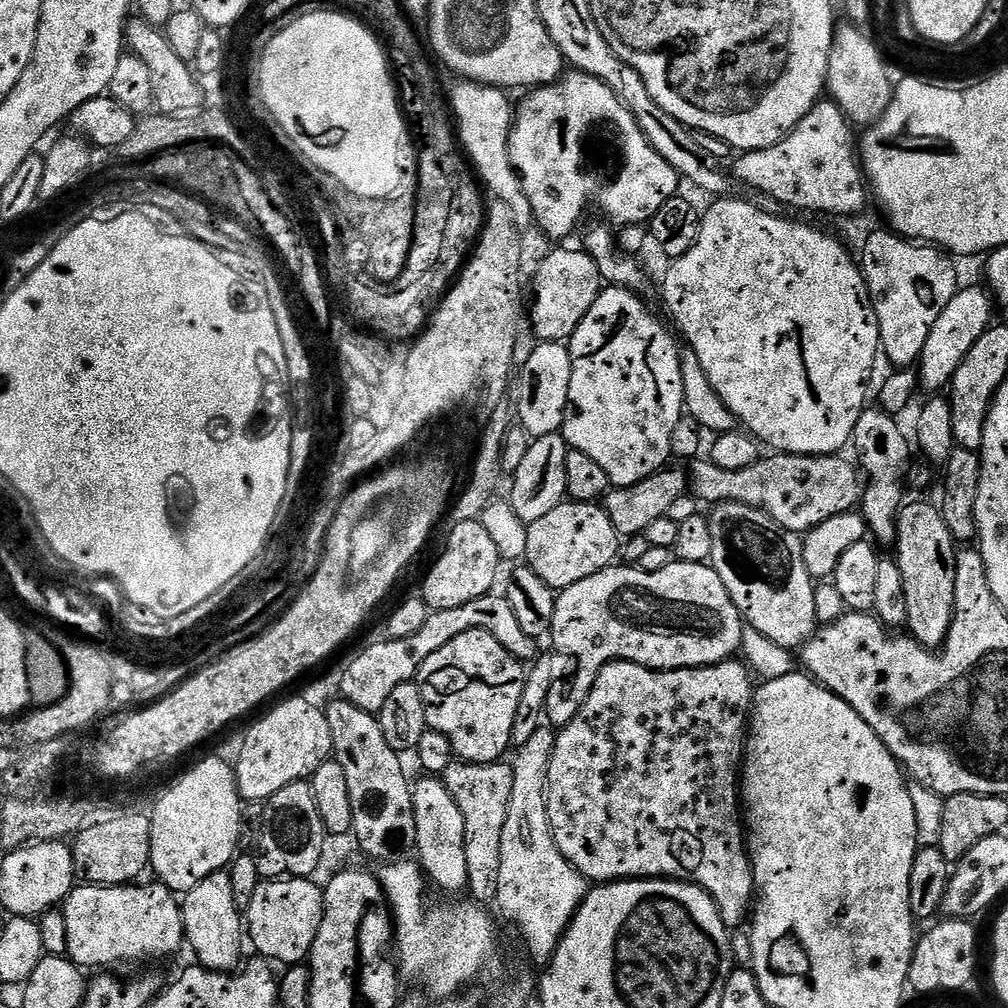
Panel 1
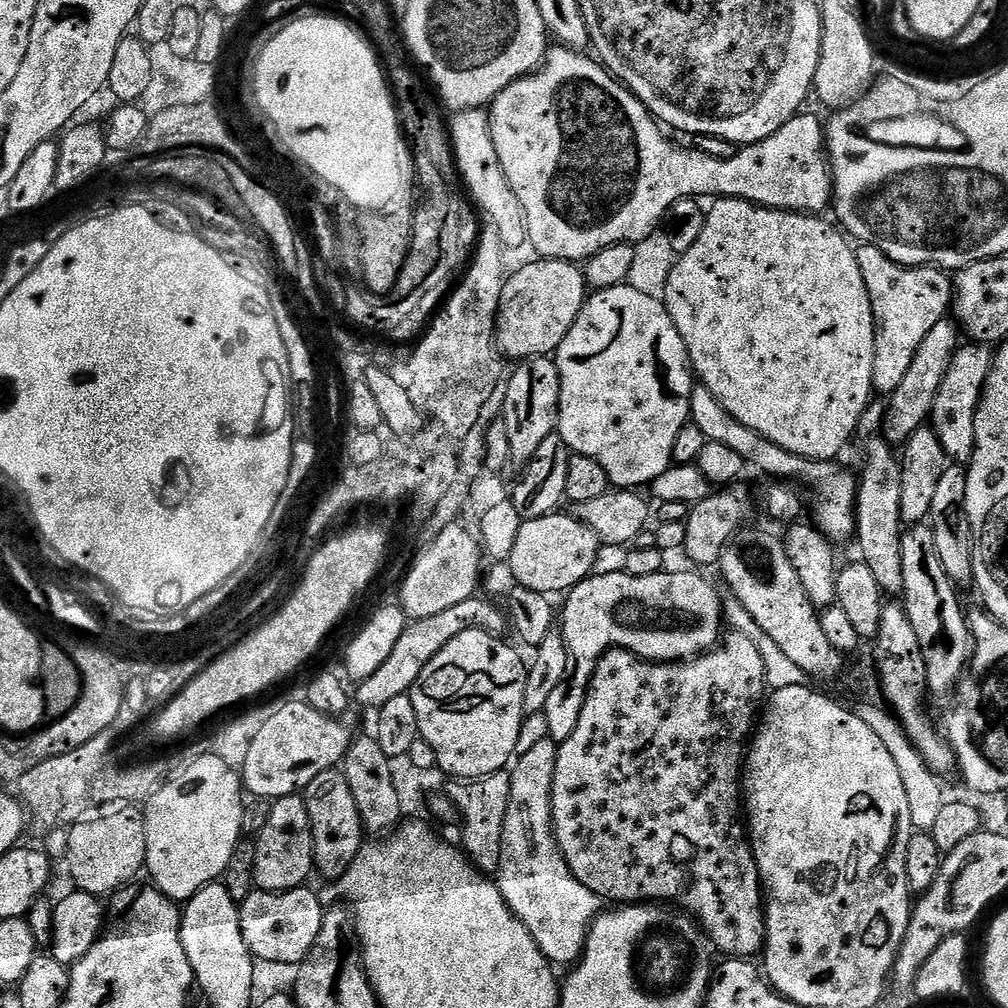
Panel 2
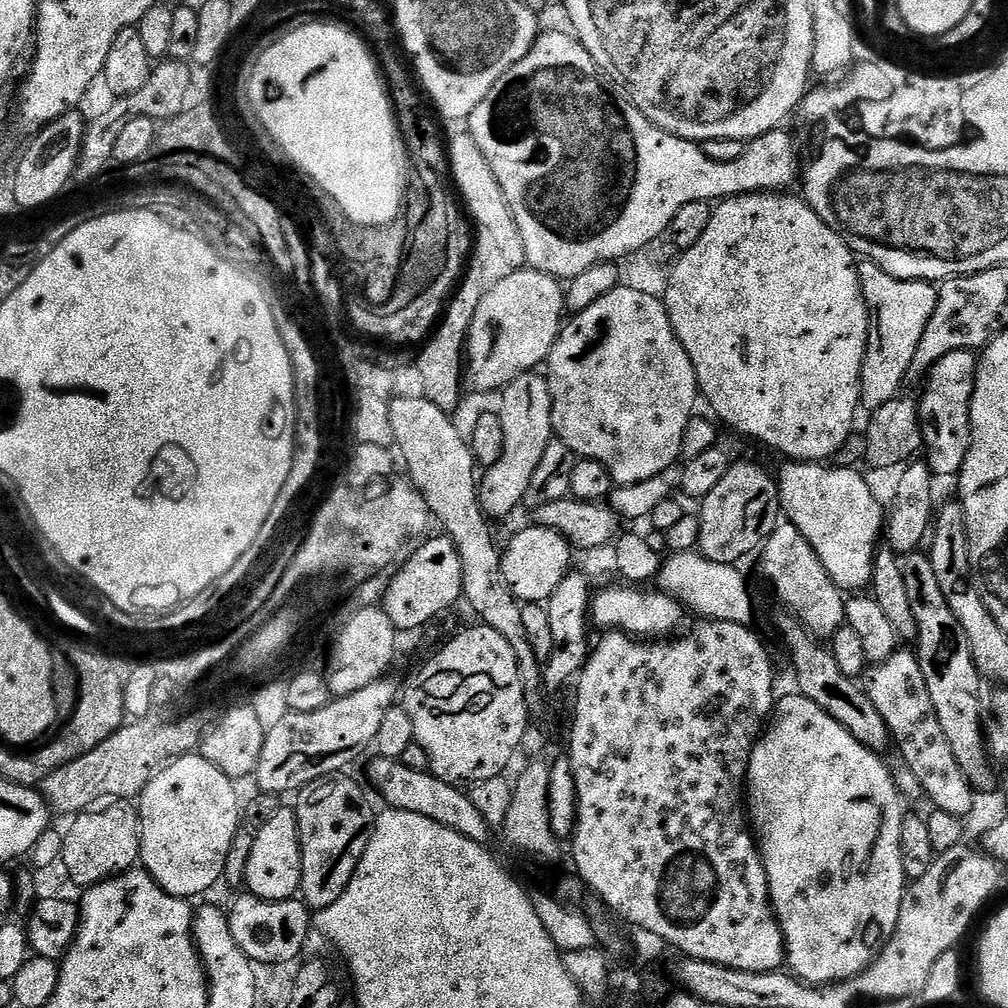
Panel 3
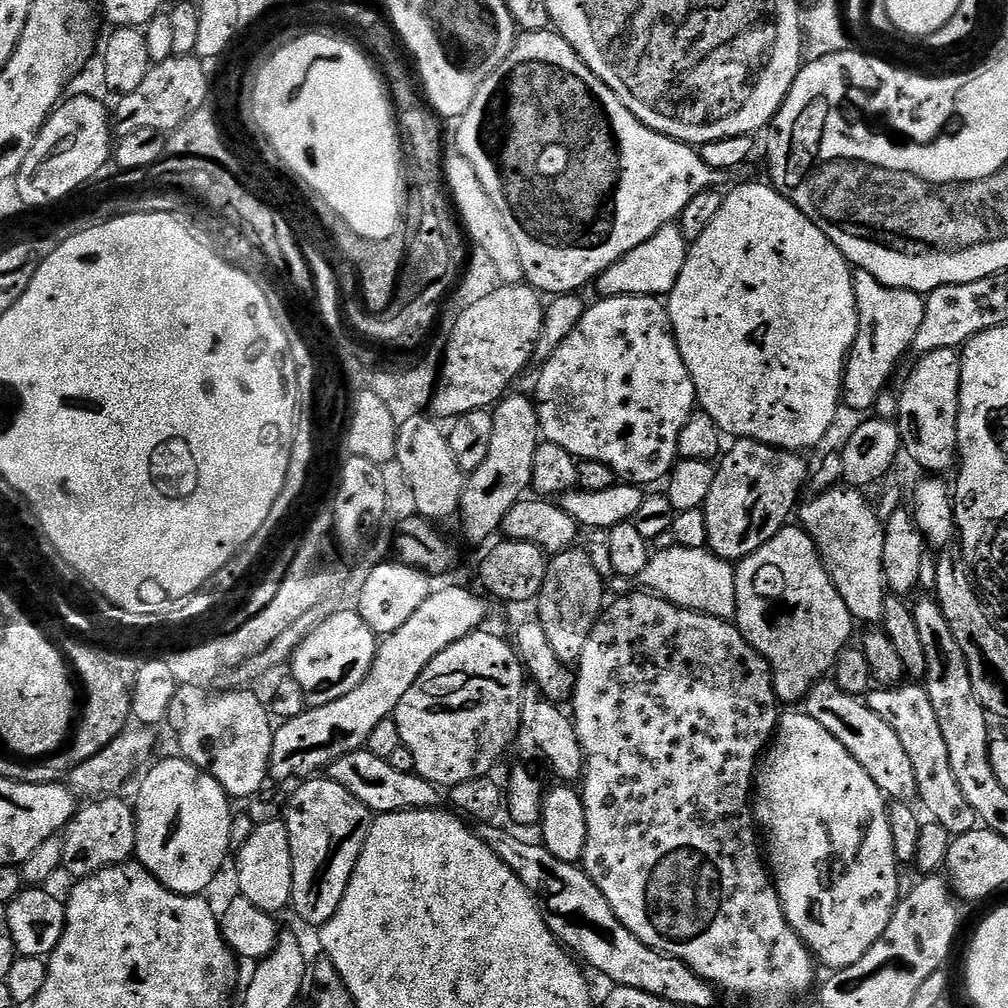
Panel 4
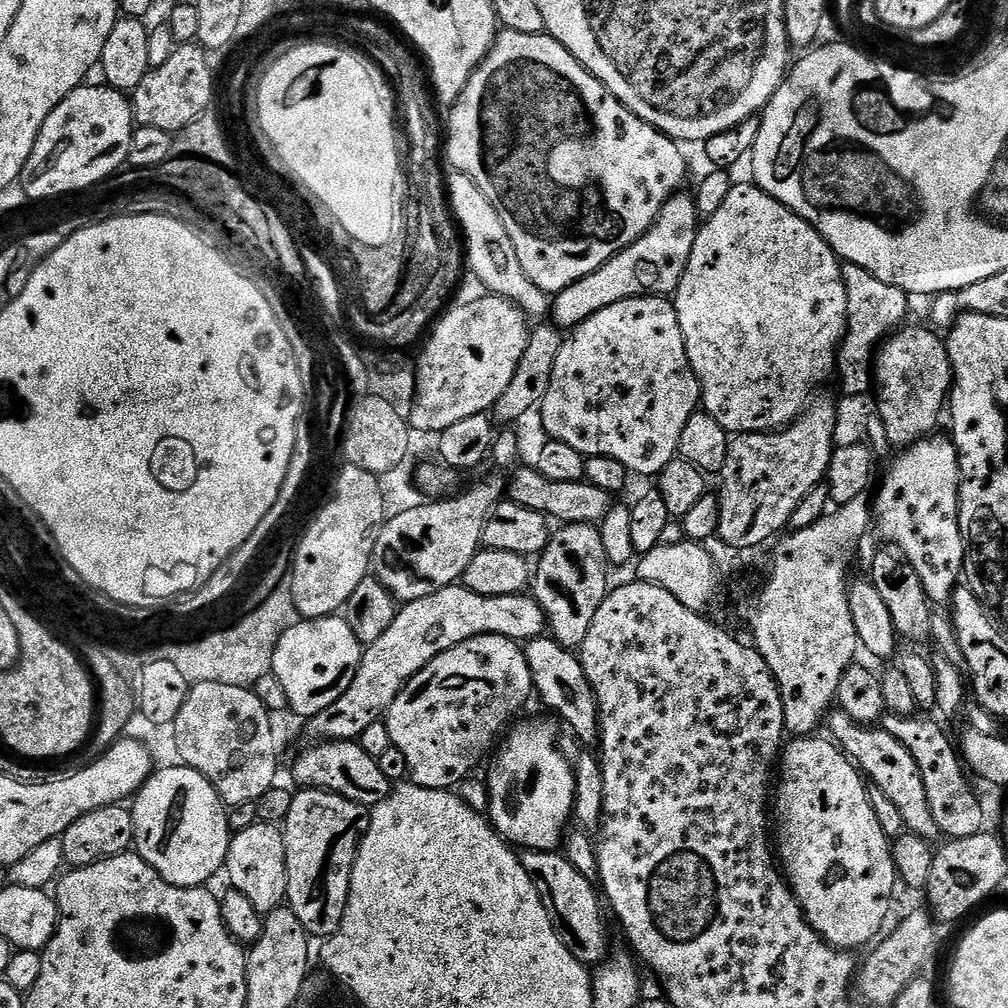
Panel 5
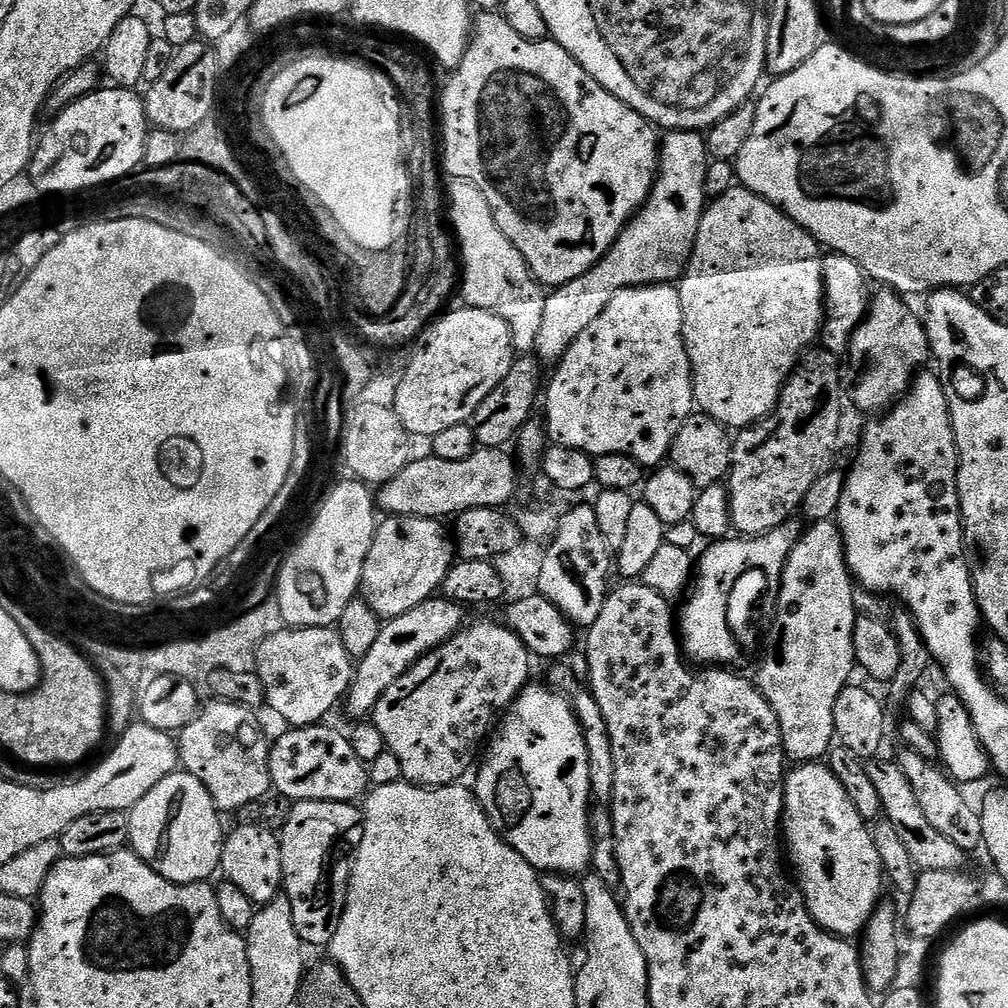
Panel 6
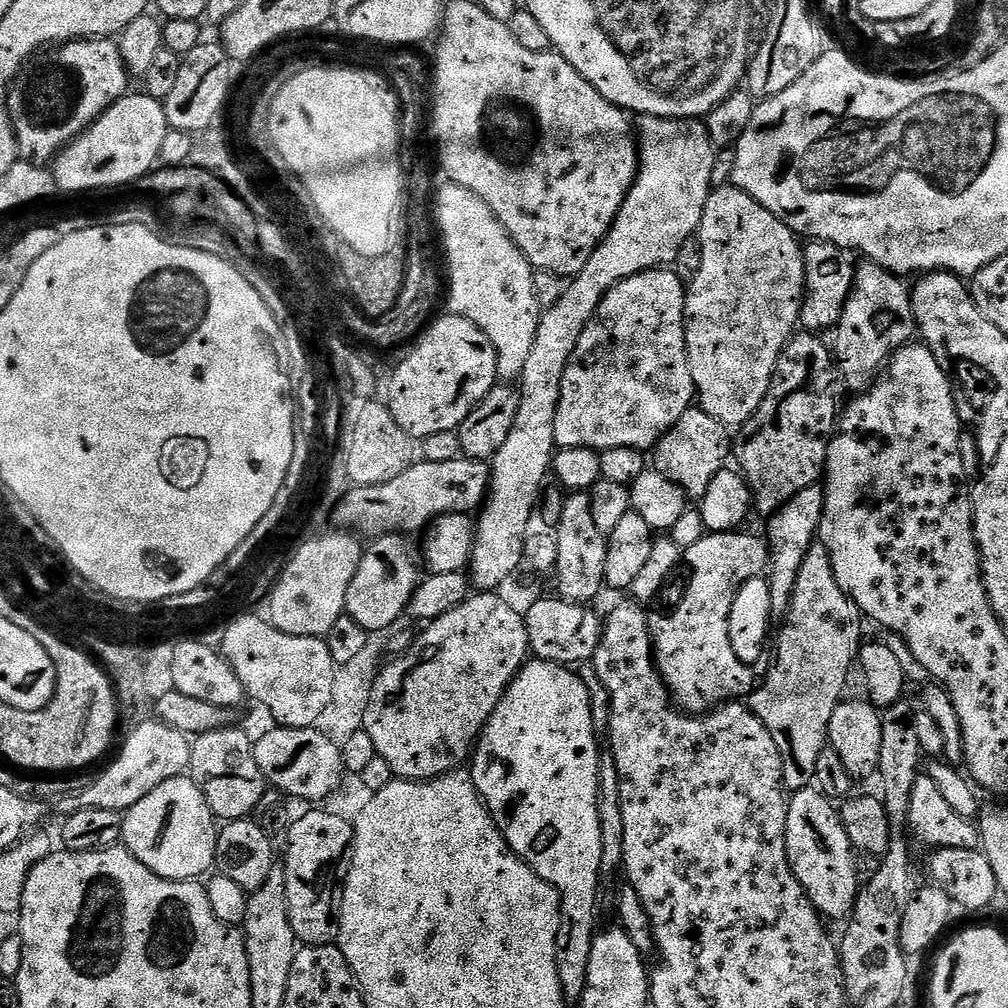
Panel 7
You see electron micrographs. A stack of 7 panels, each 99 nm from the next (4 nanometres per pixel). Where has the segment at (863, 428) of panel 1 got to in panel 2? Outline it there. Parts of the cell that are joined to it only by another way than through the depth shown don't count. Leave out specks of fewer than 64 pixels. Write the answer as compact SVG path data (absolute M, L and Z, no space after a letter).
M887 439L867 441L868 457L864 473L859 473L856 489L855 543L860 543L859 559L870 568L884 594L896 598L904 591L902 582L902 538L906 525L902 518L902 464Z

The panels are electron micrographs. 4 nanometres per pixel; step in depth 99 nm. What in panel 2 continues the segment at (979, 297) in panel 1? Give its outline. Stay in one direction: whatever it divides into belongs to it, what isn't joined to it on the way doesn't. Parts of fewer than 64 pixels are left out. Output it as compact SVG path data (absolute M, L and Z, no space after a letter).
M945 318L922 338L922 346L914 354L914 362L910 362L910 370L906 370L906 378L902 378L902 386L890 393L887 405L887 419L883 423L883 435L889 444L903 446L914 434L914 430L925 427L929 423L934 398L938 398L938 386L942 386L942 378L946 378L946 370L950 370L950 362L957 348L961 347L962 333L952 318Z

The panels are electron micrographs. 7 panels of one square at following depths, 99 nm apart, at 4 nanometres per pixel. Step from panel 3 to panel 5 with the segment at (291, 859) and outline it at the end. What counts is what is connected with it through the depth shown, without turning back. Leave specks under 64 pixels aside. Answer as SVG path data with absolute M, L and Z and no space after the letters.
M274 824L248 825L235 833L228 847L226 873L233 889L246 894L248 901L261 914L281 907L288 899L288 875L286 874L286 846L283 831Z

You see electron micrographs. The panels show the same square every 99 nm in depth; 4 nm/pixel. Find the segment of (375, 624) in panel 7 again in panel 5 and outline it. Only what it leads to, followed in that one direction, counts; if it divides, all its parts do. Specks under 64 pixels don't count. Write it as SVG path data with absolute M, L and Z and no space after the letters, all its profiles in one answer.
M480 480L473 488L462 492L435 502L425 502L414 510L404 511L398 518L385 520L378 534L377 545L374 546L371 571L375 579L380 580L382 586L397 601L426 598L426 594L449 588L463 577L466 566L470 566L470 558L474 558L474 554L480 551L484 524L488 520L489 512L505 499L506 484L500 480Z

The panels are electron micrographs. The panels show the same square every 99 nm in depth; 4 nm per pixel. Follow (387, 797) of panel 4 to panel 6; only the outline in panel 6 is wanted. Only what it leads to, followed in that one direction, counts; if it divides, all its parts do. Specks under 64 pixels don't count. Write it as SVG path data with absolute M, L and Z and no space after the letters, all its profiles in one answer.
M323 723L306 728L292 726L286 734L271 741L268 753L272 788L293 802L325 800L351 804L359 801L370 788L367 767L354 754L354 746L350 746L345 733L324 727Z

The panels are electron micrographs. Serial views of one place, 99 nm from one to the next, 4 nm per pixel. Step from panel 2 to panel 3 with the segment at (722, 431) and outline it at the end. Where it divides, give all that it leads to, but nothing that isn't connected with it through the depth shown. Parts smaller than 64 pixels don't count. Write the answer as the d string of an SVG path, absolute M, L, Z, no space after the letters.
M806 460L784 462L780 472L778 471L780 511L783 519L794 525L802 534L802 538L806 538L806 542L810 542L822 566L826 566L826 574L830 574L830 578L841 593L856 594L867 589L872 583L878 545L886 528L886 512L882 504L880 508L867 478L862 473L855 472L852 468L828 467L832 466L824 462Z

